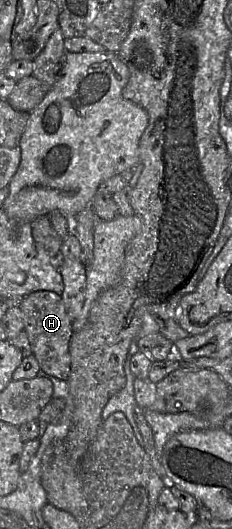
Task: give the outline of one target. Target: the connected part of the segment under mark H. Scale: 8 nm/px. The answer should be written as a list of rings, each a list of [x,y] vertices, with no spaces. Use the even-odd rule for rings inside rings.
[[[60,252],[55,262],[59,264],[63,277],[63,293],[36,291],[20,299],[17,304],[24,314],[24,330],[41,370],[57,379],[67,380],[71,368],[69,344],[73,334],[72,321],[78,318],[84,305],[87,279],[85,265],[80,260],[62,259]]]

